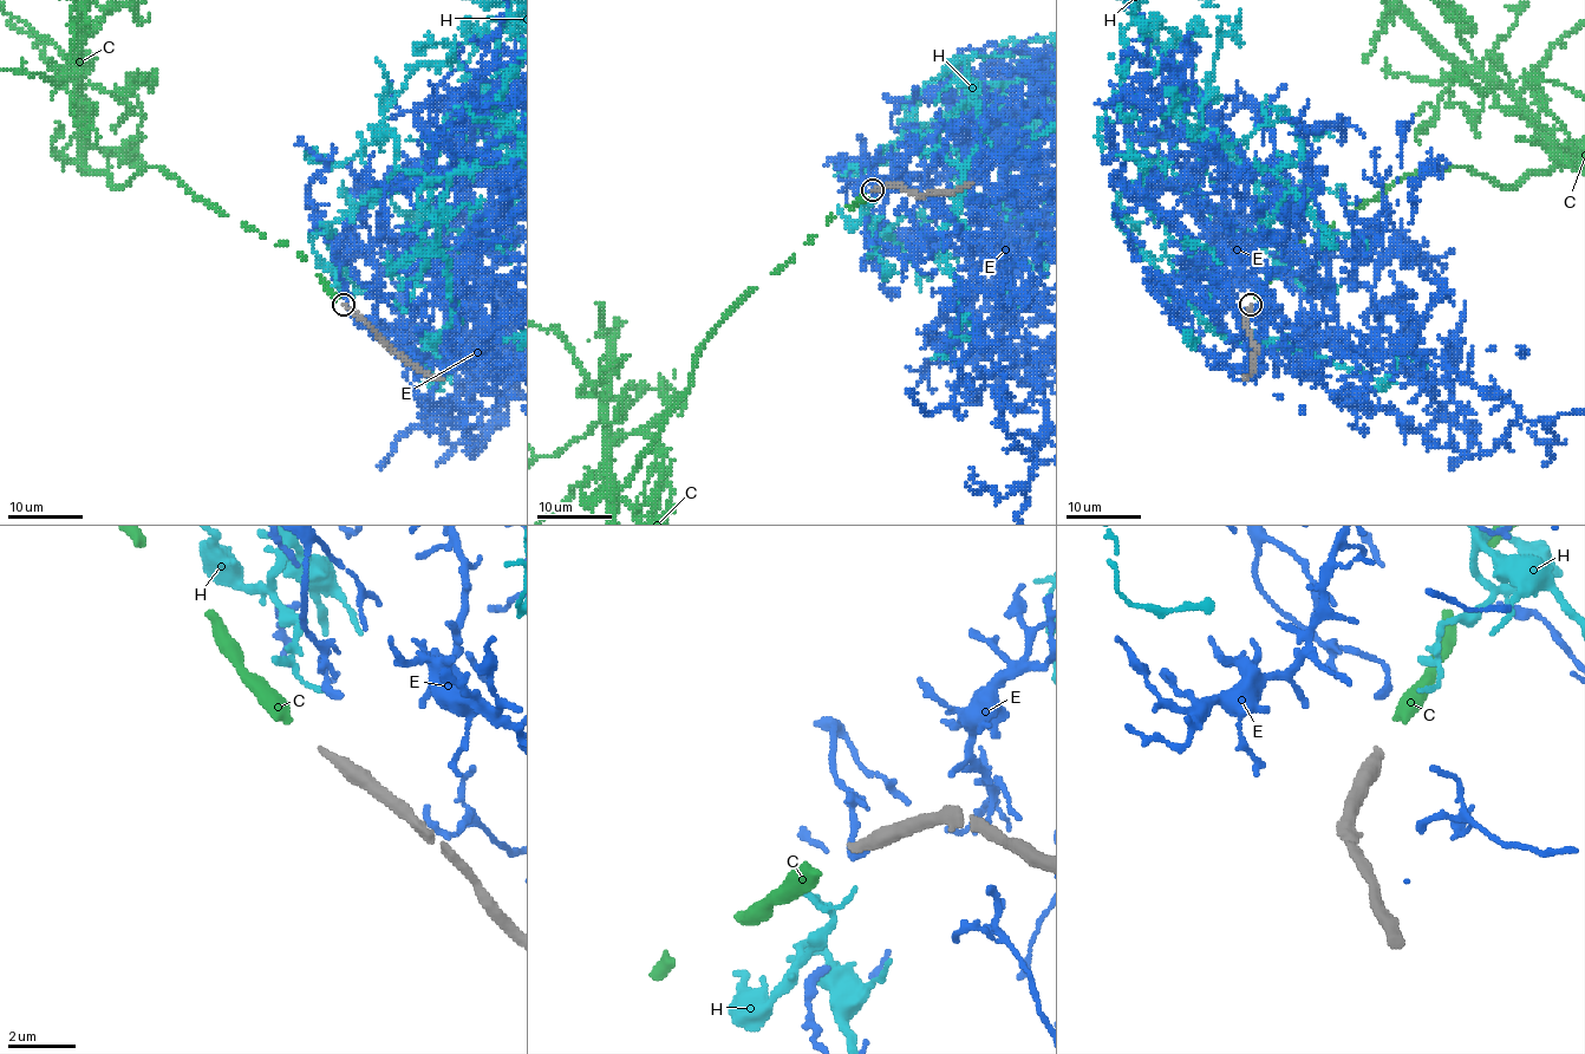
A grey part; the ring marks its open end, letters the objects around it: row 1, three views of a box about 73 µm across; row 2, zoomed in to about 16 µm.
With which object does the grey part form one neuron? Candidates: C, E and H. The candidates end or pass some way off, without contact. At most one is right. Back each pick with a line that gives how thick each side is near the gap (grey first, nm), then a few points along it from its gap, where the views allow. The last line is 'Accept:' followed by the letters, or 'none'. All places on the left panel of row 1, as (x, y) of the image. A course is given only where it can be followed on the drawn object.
C: 280 nm thick on the grey side, 460 nm on the other
Accept: C

